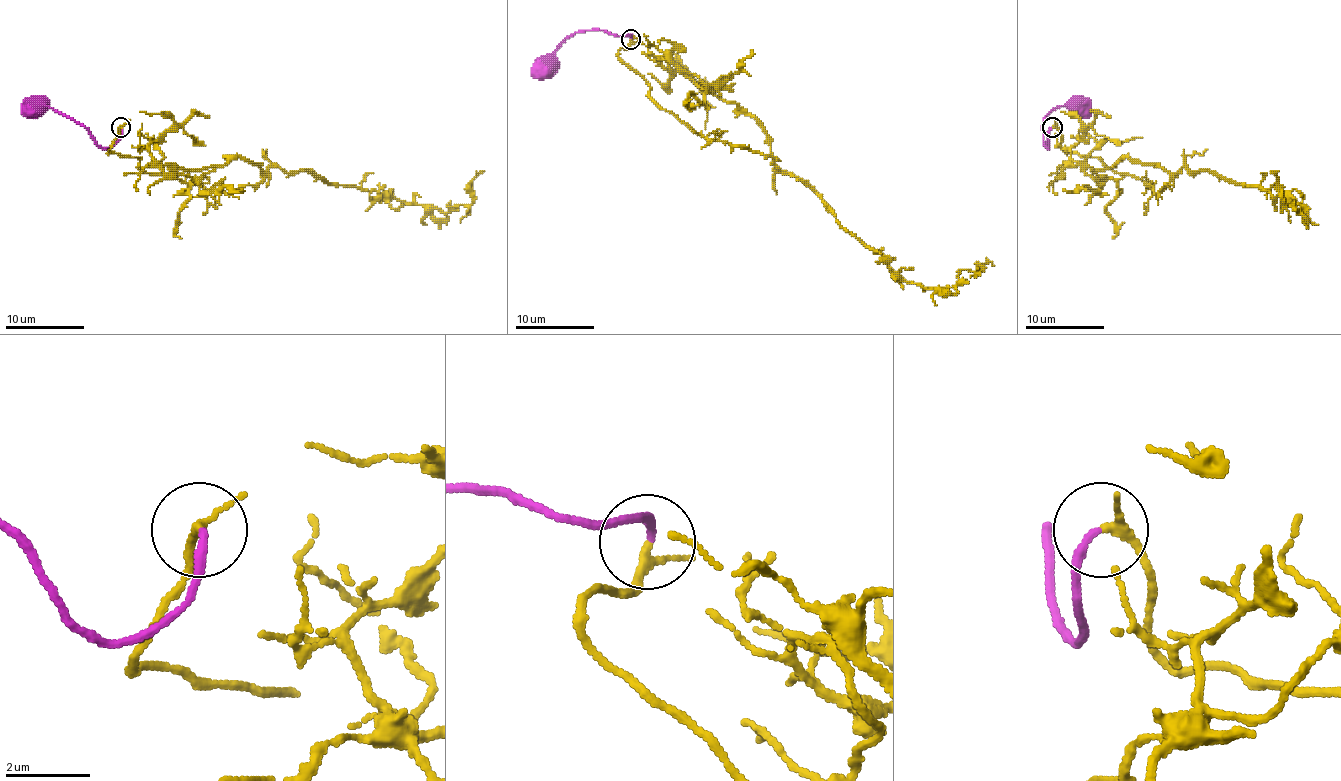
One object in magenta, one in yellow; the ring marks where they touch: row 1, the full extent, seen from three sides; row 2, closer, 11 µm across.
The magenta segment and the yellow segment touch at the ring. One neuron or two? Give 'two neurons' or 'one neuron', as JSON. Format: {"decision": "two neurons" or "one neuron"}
{"decision": "one neuron"}

